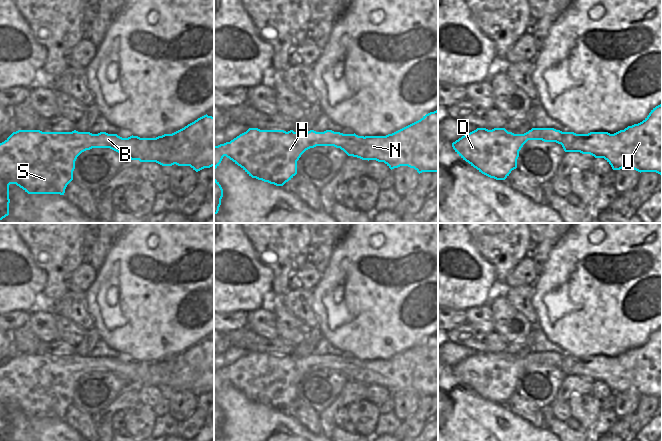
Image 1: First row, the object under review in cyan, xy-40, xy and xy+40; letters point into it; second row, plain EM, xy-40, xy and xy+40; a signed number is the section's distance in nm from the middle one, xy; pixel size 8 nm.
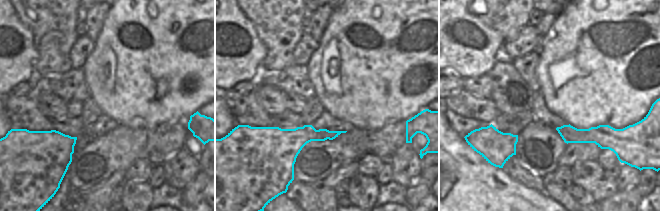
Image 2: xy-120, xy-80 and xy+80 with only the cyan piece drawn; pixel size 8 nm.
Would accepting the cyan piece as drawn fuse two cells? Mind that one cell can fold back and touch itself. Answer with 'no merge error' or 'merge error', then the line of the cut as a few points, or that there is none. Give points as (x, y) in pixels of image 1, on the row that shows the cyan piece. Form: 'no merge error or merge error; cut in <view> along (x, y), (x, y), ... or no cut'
no merge error; no cut

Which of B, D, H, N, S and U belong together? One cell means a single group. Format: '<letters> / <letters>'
B D H N S U

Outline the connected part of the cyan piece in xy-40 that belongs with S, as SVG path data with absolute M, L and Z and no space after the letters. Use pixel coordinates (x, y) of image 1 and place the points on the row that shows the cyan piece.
M207 114L188 124L184 128L156 138L130 136L122 138L117 134L100 132L42 132L40 130L18 130L0 143L0 220L9 215L9 185L16 184L28 194L64 195L67 185L73 180L73 171L77 157L92 148L110 148L120 154L126 154L131 160L156 162L162 166L190 166L196 172L214 166L214 117Z

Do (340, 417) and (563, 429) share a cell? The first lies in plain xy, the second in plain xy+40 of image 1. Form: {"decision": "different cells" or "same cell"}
{"decision": "different cells"}

